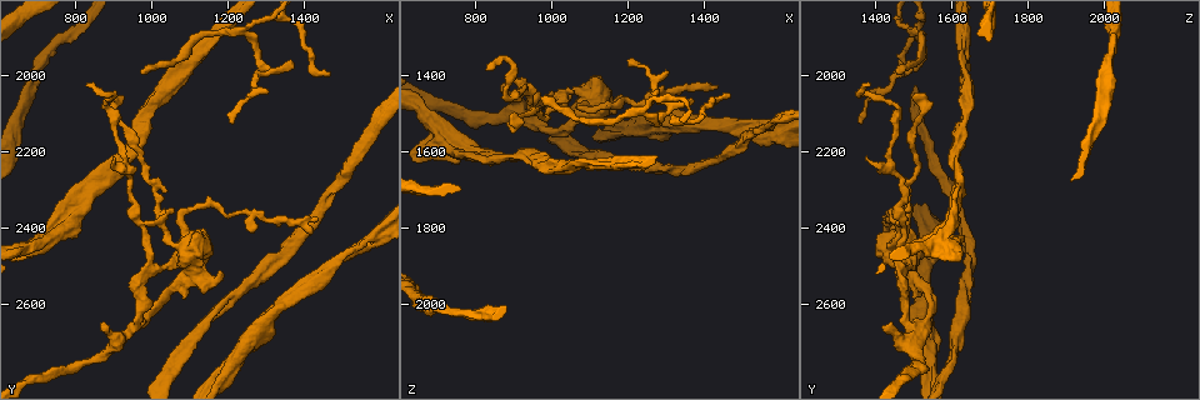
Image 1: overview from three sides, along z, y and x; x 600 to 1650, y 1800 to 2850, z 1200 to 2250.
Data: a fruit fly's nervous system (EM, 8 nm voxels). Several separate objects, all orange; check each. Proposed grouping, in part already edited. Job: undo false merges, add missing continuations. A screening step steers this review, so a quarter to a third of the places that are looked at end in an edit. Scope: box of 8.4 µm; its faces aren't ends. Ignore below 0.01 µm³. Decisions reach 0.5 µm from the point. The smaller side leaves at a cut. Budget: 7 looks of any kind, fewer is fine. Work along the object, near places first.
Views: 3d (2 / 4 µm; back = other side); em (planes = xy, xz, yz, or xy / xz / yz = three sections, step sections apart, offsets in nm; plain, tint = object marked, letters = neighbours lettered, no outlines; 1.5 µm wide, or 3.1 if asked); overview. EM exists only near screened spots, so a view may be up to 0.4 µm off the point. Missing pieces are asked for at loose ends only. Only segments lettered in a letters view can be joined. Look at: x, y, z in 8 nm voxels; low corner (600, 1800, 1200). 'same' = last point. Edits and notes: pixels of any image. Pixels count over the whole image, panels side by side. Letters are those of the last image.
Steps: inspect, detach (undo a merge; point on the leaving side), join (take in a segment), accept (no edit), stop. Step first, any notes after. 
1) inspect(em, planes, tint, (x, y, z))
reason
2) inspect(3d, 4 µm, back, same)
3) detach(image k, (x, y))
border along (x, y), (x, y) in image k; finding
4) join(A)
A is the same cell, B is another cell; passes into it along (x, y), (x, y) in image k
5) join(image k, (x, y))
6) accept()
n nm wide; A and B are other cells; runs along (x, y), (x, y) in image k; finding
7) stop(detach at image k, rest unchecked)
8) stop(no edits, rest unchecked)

inspect(3d, 4 µm, (965, 1995, 1460))

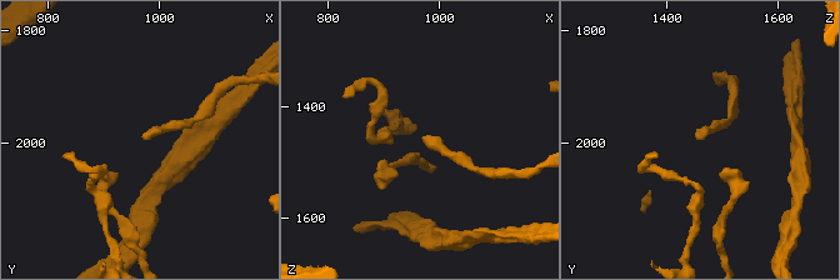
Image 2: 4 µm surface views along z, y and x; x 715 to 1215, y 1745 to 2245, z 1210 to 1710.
inspect(em, xz, step 4, letters, (970, 1990, 1465))

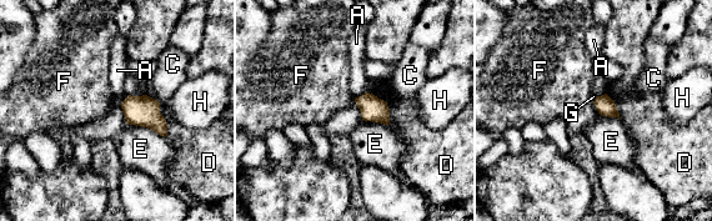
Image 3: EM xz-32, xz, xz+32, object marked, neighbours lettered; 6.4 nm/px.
accept()
120 nm wide; A, C, D, E, F, G and H are other cells; border along (126, 122), (146, 126), (165, 137) in image 3; none of them fits

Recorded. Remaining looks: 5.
inspect(3d, 2 µm, (770, 2325, 1600))
branch stops here

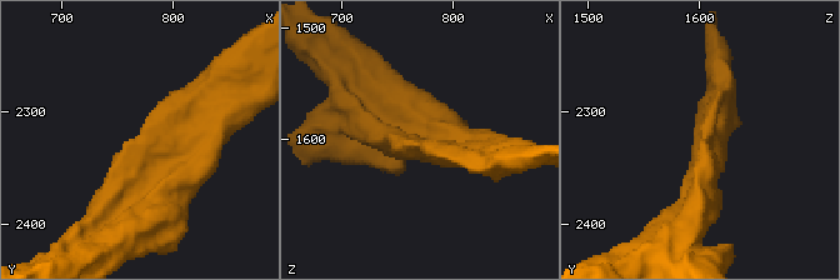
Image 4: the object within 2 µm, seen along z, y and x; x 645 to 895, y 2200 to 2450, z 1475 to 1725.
inspect(em, xy, step 8, tint, (776, 2320, 1600))
arms of 220, 280 nm; need the tissue

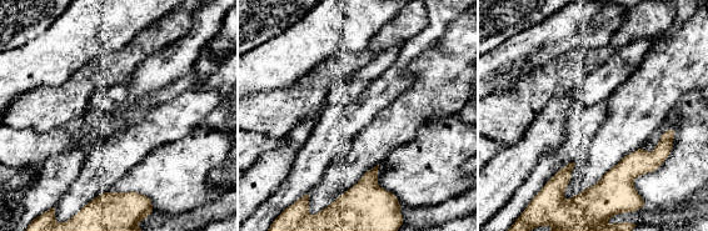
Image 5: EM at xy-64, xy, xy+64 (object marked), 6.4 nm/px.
inspect(em, planes, letters, same)
another direction

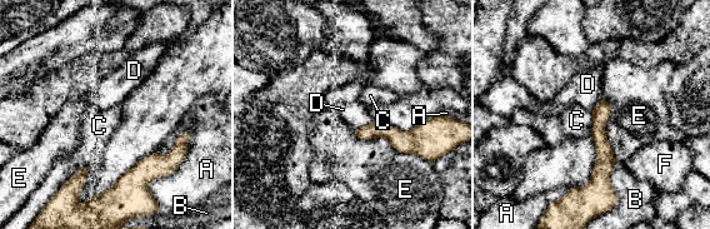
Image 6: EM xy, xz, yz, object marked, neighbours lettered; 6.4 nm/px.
accept()
E touches over 500 nm; A, B, C, D, E and F are other cells; none of them fits

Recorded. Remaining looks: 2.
inspect(3d, 4 µm, (1370, 1955, 1465))
branch stops here

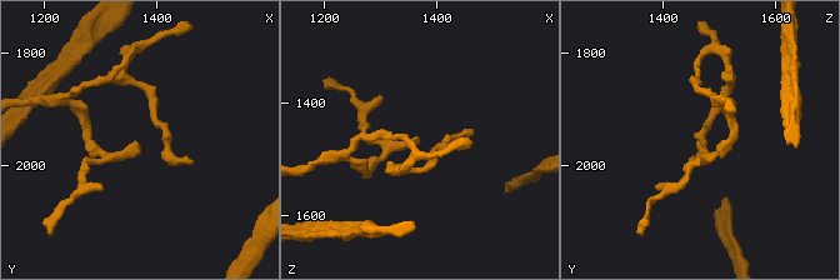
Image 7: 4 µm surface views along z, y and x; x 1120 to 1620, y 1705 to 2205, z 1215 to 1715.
inspect(em, planes, letters, (1360, 1955, 1460))
now the EM

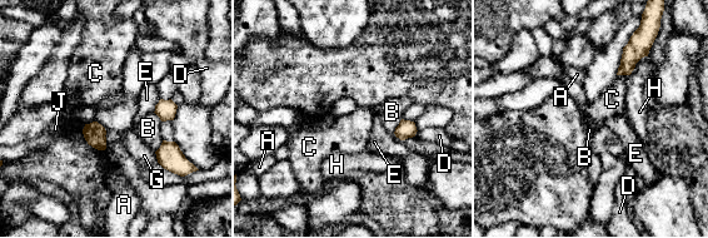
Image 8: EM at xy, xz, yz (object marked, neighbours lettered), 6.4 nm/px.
accept()
A, B, C, D, E, G, H and J are other cells; border along (94, 120), (105, 130) in image 8; none of them fits

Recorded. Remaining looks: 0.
stop(no edits, rest unchecked)

